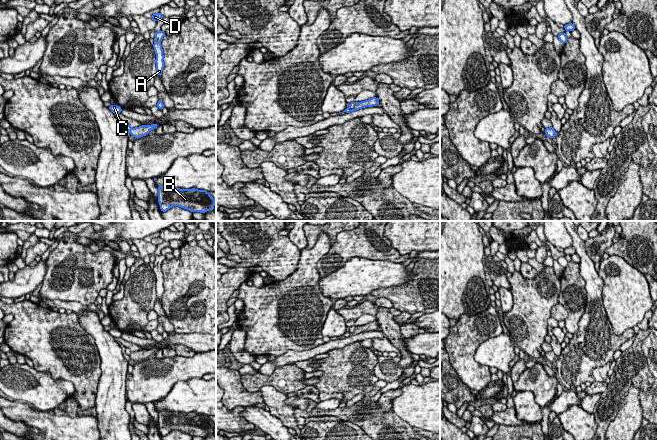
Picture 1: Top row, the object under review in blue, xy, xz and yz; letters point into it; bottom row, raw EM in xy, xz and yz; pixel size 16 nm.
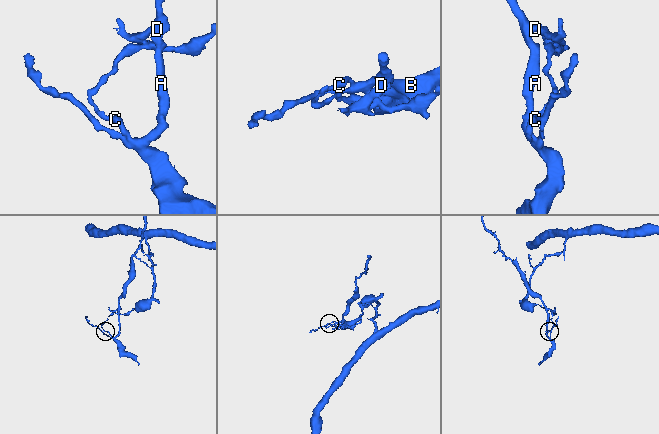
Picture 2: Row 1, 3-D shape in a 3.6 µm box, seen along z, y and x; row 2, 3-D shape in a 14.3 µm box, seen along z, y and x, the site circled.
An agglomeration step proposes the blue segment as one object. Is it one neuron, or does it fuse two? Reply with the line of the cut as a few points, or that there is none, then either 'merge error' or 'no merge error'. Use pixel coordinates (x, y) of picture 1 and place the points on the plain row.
cut xz (356, 326), (351, 333); merge error

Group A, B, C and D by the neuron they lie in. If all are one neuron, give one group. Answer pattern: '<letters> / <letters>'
A B D / C

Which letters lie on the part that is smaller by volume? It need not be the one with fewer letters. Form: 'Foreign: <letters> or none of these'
Foreign: A, B, D

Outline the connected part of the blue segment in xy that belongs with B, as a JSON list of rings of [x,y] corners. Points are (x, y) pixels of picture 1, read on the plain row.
[[[161,409],[157,412],[158,426],[162,436],[166,436],[174,430],[200,437],[214,434],[216,424],[206,414],[180,413],[167,409]]]

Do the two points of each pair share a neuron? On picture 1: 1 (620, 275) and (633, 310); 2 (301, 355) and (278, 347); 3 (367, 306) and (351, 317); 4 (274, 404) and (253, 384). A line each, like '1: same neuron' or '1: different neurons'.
1: same neuron
2: different neurons
3: same neuron
4: different neurons

